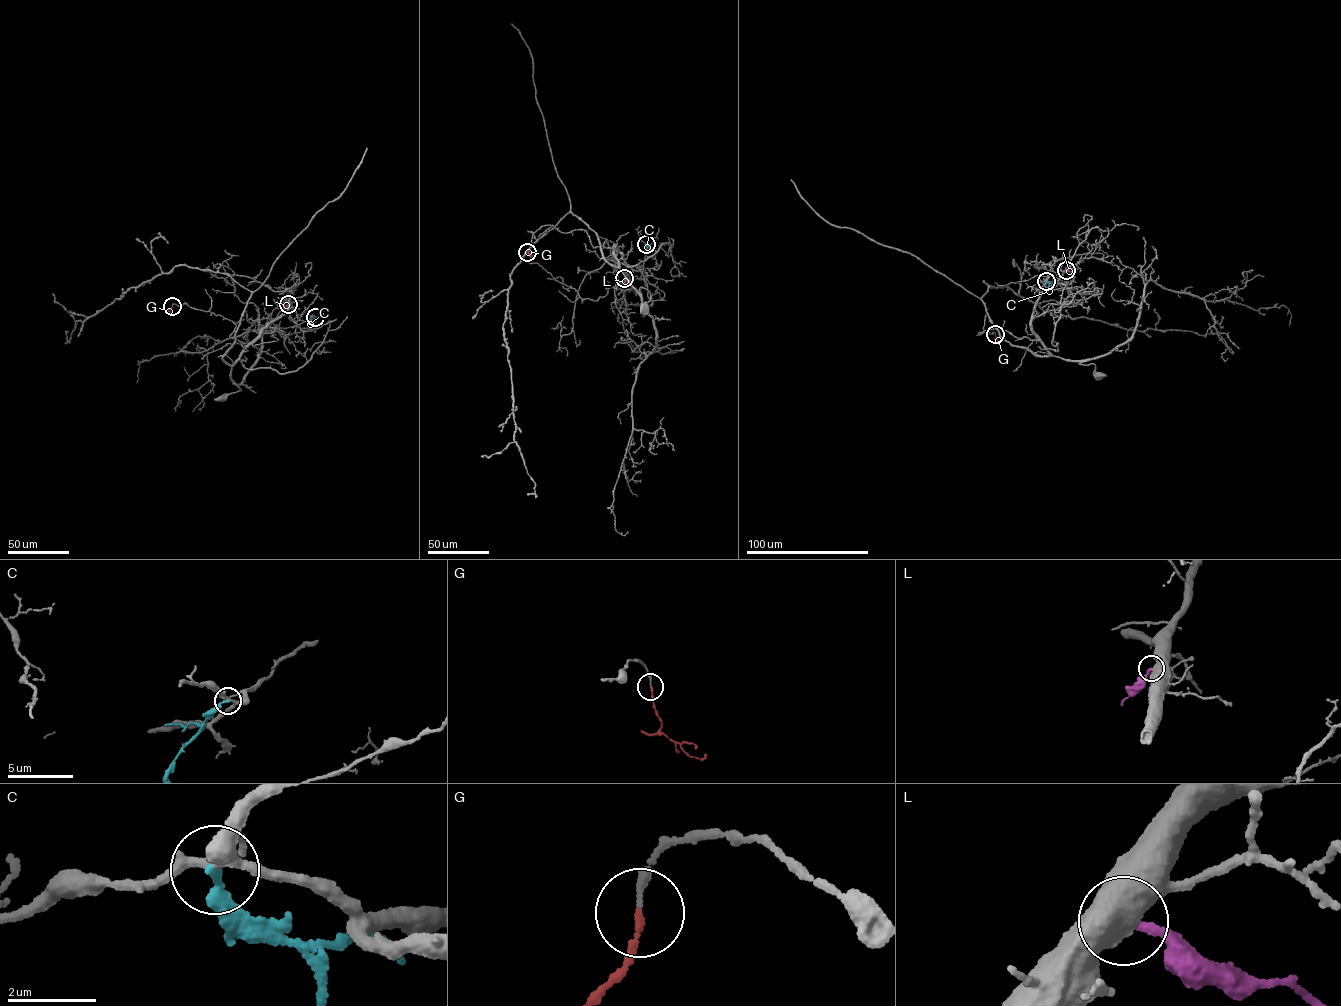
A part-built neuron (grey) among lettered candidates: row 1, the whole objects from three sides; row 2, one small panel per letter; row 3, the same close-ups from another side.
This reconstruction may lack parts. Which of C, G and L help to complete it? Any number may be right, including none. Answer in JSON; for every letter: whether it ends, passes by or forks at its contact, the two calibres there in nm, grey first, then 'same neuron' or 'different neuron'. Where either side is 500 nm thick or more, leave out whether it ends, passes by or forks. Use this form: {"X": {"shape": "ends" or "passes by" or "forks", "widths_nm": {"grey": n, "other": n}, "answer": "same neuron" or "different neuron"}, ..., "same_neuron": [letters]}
{"C": {"shape": "ends", "widths_nm": {"grey": 180, "other": 240}, "answer": "different neuron"}, "G": {"shape": "ends", "widths_nm": {"grey": 160, "other": 140}, "answer": "same neuron"}, "L": {"widths_nm": {"grey": 750, "other": 200}, "answer": "different neuron"}, "same_neuron": ["G"]}

